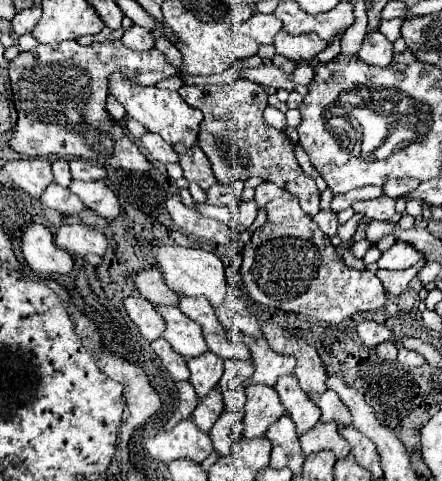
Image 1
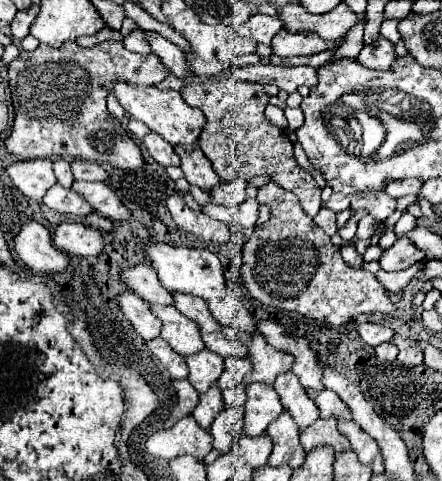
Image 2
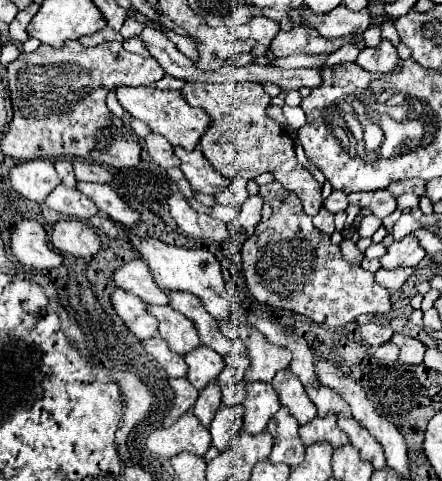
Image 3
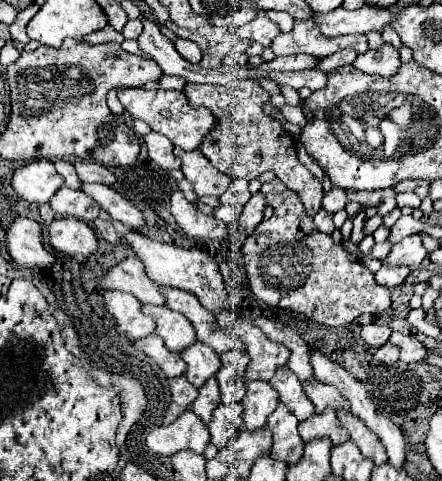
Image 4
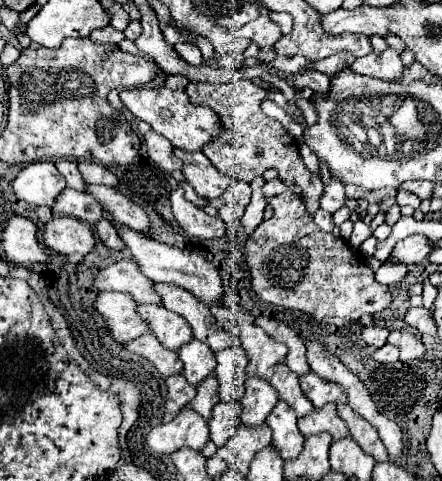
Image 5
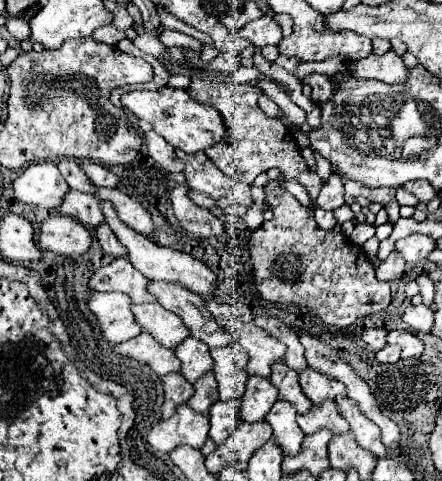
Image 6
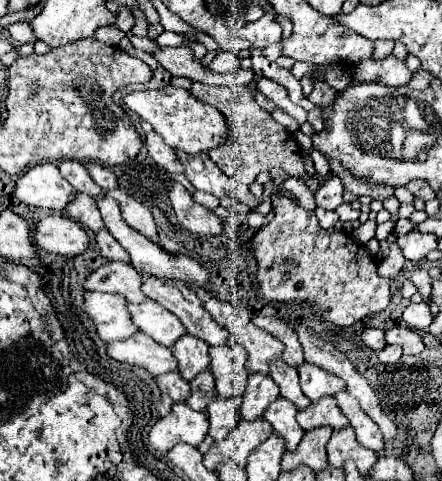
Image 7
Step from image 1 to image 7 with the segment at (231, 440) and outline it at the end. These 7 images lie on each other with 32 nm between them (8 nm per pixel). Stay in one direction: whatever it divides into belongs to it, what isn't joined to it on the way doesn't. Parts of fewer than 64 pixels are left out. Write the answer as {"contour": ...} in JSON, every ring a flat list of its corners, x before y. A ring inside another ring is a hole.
{"contour":[[242,396,218,398,208,404,208,410,206,410,208,422,210,422,208,434,216,442,224,440,224,436,228,436,228,432,232,432,232,428,240,420,240,404,242,404]]}

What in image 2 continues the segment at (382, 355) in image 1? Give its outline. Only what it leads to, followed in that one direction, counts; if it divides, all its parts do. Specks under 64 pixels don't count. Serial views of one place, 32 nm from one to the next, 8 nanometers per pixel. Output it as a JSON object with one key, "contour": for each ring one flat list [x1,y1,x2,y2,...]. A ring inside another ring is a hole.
{"contour":[[384,342,375,347,376,357,382,362,394,362,398,356,398,348,392,342]]}

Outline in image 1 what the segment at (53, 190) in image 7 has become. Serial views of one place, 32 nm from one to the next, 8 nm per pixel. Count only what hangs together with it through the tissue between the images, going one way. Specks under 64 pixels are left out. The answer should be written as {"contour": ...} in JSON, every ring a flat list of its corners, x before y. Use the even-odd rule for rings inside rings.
{"contour":[[32,158,32,160,8,160,2,166,4,174,12,180,14,186,22,188,34,198,40,198,44,188,52,182,52,170,48,158]]}

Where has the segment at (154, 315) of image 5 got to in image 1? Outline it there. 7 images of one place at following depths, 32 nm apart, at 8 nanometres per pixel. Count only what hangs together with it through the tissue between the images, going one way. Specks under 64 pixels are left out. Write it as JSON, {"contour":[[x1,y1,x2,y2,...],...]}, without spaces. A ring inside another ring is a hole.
{"contour":[[158,306,158,312,166,320,164,338,170,342,170,346,178,354,182,354,184,358,190,360,192,356,202,356,204,352,208,352,208,346,206,346,206,340,202,336,200,324,186,318,174,306]]}

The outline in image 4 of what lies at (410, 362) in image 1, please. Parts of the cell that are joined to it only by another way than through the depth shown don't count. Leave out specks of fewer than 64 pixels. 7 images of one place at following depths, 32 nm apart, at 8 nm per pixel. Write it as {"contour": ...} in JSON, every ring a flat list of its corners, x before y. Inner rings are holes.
{"contour":[[394,332,390,340,400,348,399,360,410,364,410,362,422,362,426,356,426,348,422,342,418,342,412,336,404,336,400,332]]}

